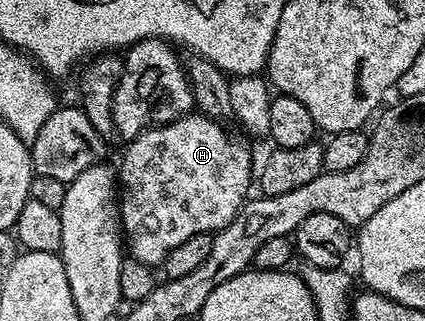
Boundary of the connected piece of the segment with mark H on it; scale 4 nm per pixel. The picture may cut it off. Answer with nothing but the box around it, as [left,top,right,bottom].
[118,114,254,266]

